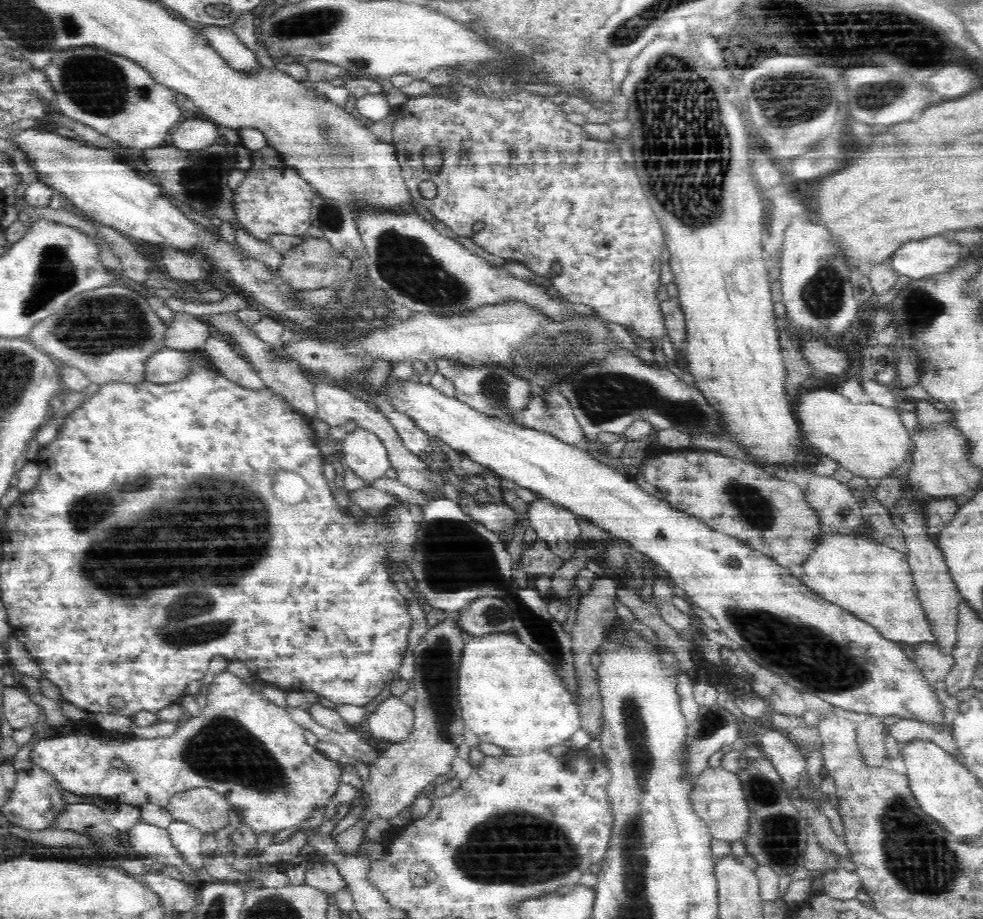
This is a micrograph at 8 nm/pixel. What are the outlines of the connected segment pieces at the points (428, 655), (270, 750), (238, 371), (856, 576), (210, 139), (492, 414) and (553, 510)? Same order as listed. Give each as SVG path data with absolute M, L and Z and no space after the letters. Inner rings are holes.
M464 611L448 612L445 620L429 628L413 651L416 728L408 742L390 745L376 764L369 766L370 780L363 784L363 788L369 794L368 812L364 817L370 817L370 821L376 816L383 819L394 817L410 807L419 792L422 793L426 786L452 768L452 761L457 756L456 749L464 743L457 685L463 650L468 641L468 632L459 625Z
M226 669L222 670L222 672L214 674L212 683L208 685L206 703L207 706L201 709L199 716L192 717L186 723L179 725L178 734L176 734L174 738L164 738L164 740L162 738L160 738L160 740L134 740L130 738L129 735L118 735L119 740L117 742L102 742L102 740L87 736L62 735L52 737L51 739L42 739L34 743L30 752L31 761L34 766L38 766L38 768L41 768L44 772L48 772L50 777L54 778L54 782L56 782L62 790L68 790L70 794L75 794L78 797L101 797L110 802L135 807L142 806L146 803L157 804L163 807L168 804L168 801L176 792L182 792L182 790L188 790L188 788L196 788L196 786L207 786L208 788L213 788L221 792L228 799L229 805L243 815L242 822L247 823L257 836L260 832L284 830L285 828L299 824L311 814L313 809L320 806L324 807L334 795L339 787L337 779L341 774L341 768L337 766L337 762L328 759L328 757L325 757L316 748L307 745L305 741L305 731L292 722L284 708L276 706L274 702L267 700L253 685L244 683L243 678L239 678ZM112 758L121 758L124 762L128 762L128 765L132 767L132 772L121 772L120 770L114 769L110 762Z
M210 336L204 340L202 351L205 352L216 365L218 373L224 379L248 390L265 391L266 385L260 375L246 363L241 356L234 353L230 343L220 336Z
M823 533L818 550L803 568L806 570L804 582L814 586L814 592L876 626L884 638L905 643L912 649L924 643L936 645L933 622L918 600L904 552L878 546L865 533Z
M205 117L190 118L178 123L178 128L172 131L170 134L170 147L182 152L194 152L195 150L202 150L202 148L208 148L210 144L218 142L218 126L212 123Z
M438 360L436 362L438 374L454 386L455 399L468 405L473 411L491 419L500 419L504 423L522 427L517 421L517 416L522 415L528 408L531 396L534 395L534 387L528 381L512 375L512 373L495 368L495 366L482 366L482 368L465 368L457 362Z
M547 499L535 503L527 513L527 523L532 525L537 536L548 543L548 548L554 555L569 559L574 552L573 543L581 533L577 514Z

